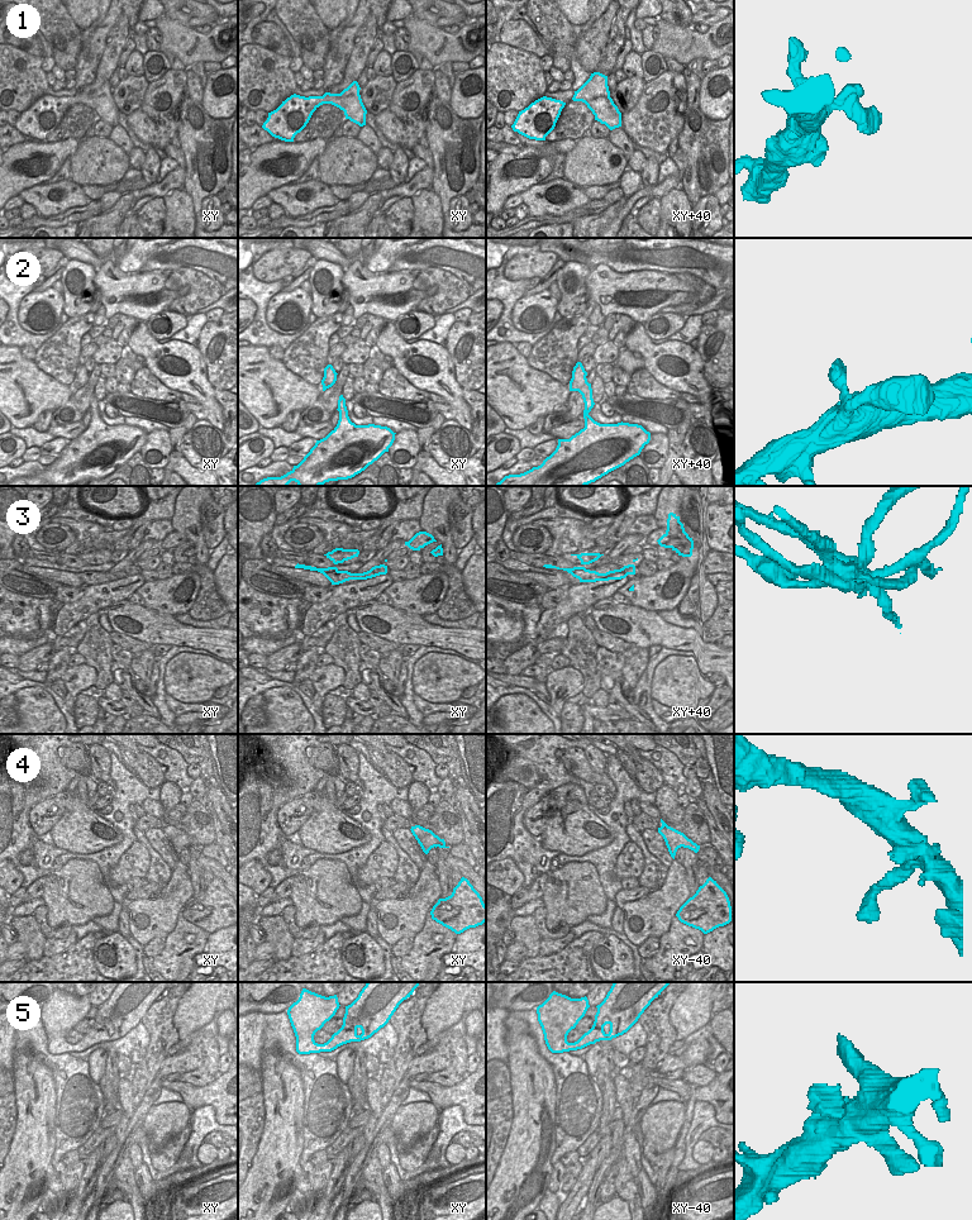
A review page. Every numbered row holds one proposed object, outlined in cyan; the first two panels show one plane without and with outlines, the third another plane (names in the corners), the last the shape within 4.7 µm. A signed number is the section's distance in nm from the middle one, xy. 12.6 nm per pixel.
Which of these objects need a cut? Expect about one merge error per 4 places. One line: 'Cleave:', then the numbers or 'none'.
Cleave: 3

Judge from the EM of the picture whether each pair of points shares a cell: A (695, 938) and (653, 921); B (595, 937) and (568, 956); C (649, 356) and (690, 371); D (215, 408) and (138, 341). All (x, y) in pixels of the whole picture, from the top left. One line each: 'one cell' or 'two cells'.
A: two cells
B: one cell
C: one cell
D: one cell

